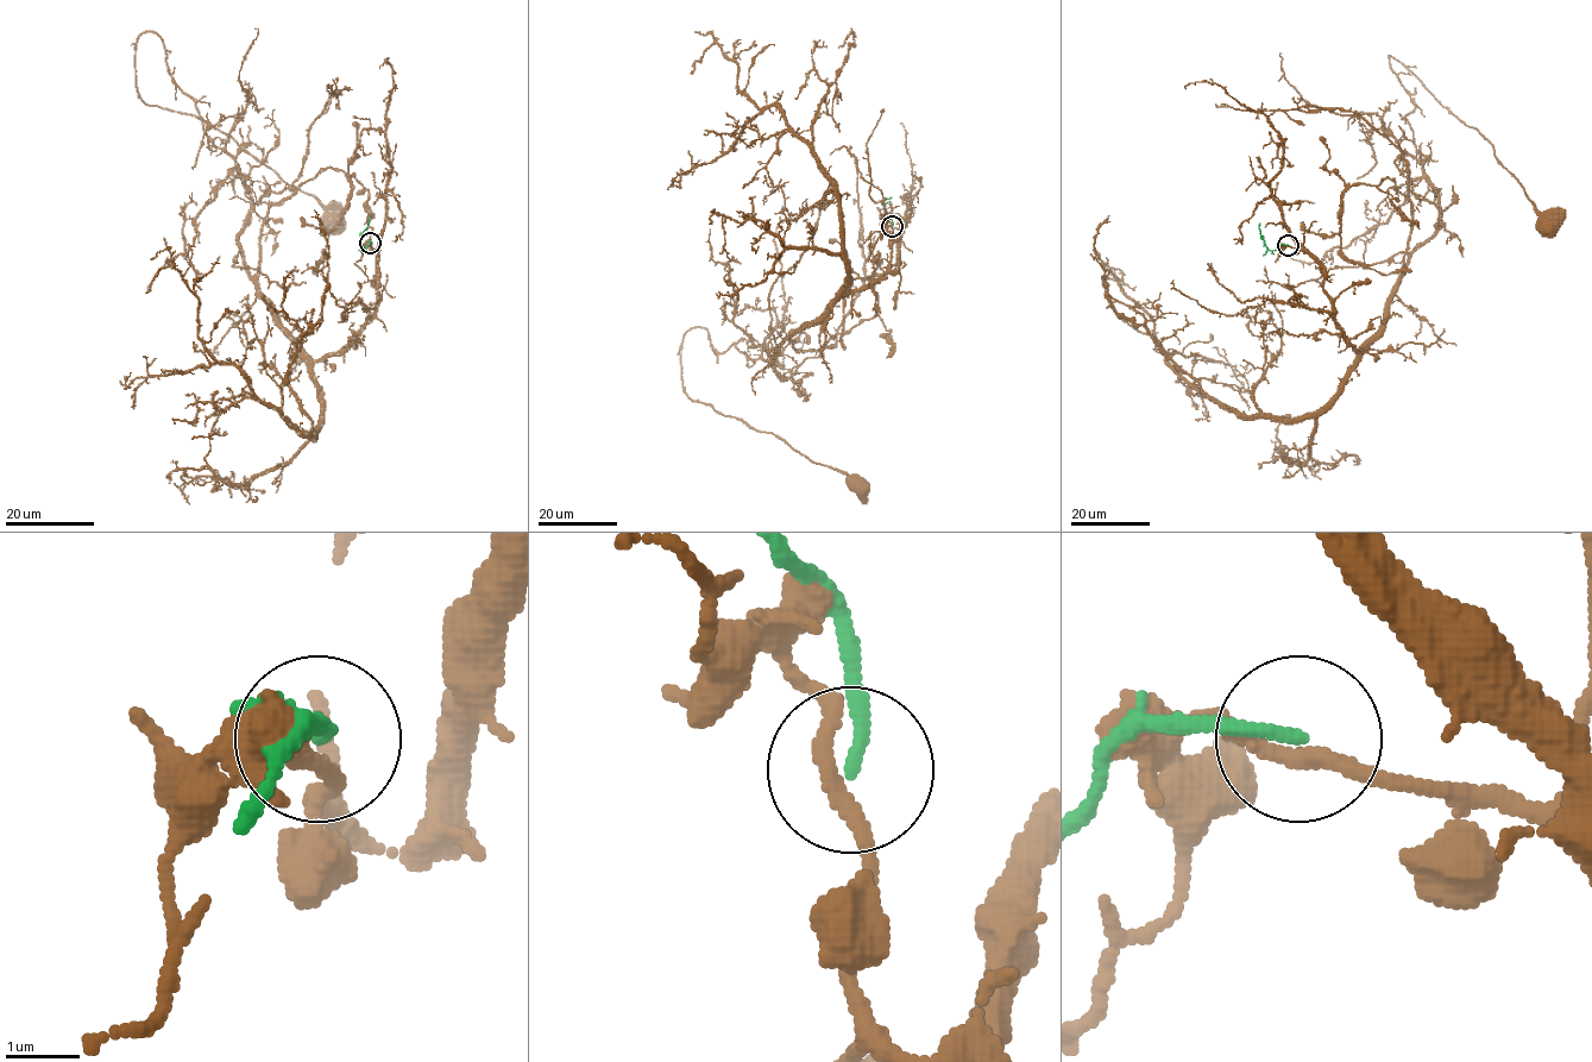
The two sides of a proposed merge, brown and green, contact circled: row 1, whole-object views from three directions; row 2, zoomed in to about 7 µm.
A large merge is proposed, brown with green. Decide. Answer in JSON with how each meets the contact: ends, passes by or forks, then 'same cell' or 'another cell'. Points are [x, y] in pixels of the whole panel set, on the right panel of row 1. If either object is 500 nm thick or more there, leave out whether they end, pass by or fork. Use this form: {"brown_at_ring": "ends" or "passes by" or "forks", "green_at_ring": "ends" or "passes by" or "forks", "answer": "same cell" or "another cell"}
{"brown_at_ring": "passes by", "green_at_ring": "ends", "answer": "another cell"}

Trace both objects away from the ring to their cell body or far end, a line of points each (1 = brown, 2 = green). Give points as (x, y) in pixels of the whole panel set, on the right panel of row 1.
1: (1288, 245), (1322, 268), (1331, 316), (1358, 351), (1438, 226), (1391, 56), (1492, 144), (1548, 222)
2: (1288, 245), (1279, 244), (1270, 250), (1259, 222)

